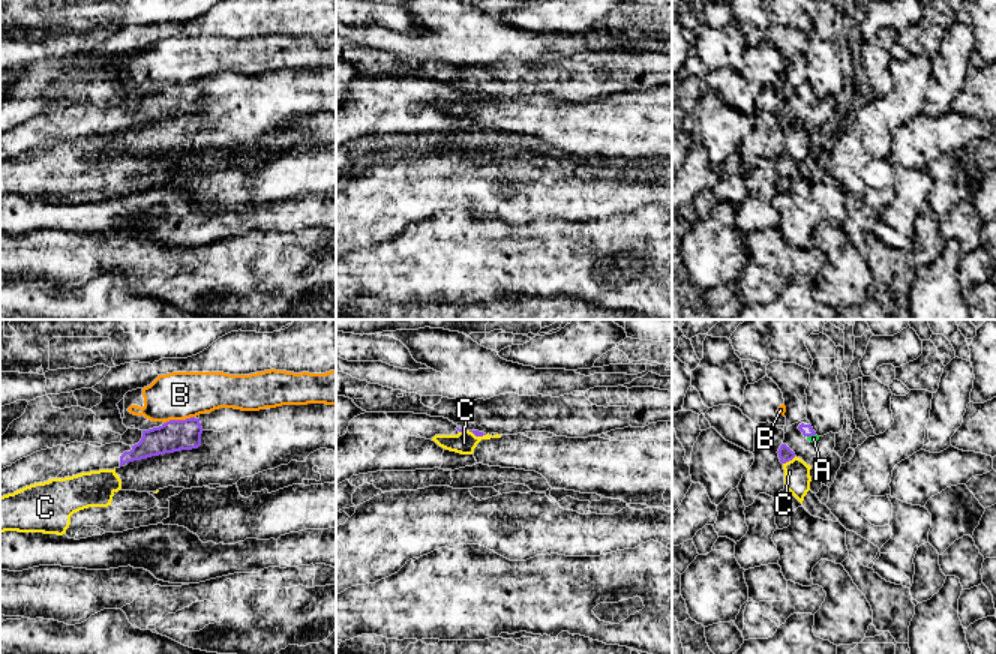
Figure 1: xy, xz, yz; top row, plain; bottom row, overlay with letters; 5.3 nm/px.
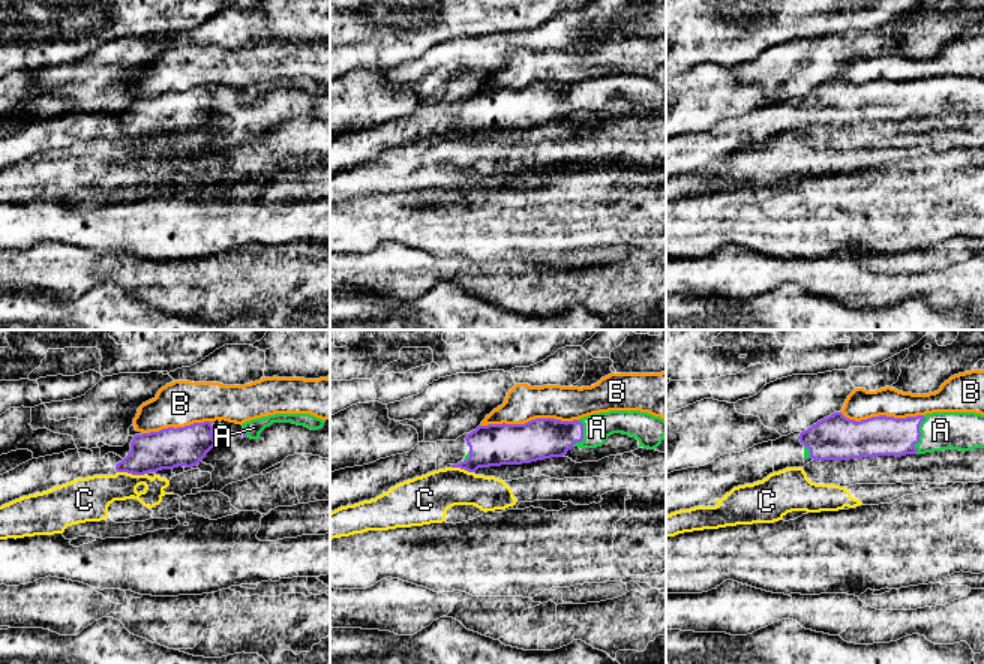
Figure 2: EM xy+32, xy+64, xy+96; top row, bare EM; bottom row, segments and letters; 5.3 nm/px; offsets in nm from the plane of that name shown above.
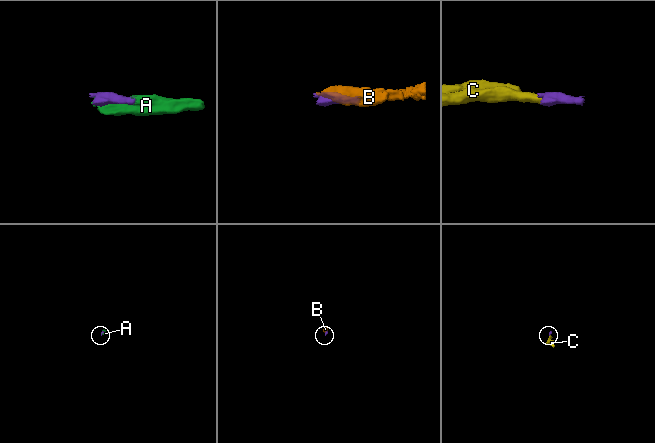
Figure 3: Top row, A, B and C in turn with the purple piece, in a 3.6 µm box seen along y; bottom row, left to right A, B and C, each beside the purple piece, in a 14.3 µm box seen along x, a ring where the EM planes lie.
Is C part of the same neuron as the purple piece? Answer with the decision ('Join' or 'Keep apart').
Keep apart

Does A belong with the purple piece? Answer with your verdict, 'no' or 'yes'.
yes

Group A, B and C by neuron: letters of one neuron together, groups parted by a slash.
A / B / C

